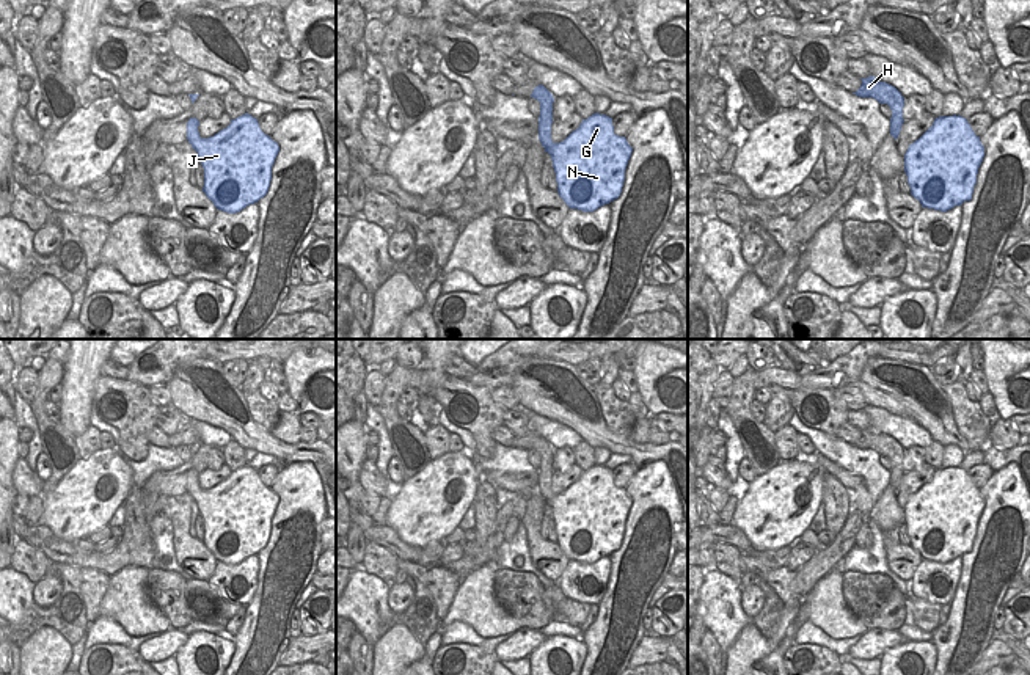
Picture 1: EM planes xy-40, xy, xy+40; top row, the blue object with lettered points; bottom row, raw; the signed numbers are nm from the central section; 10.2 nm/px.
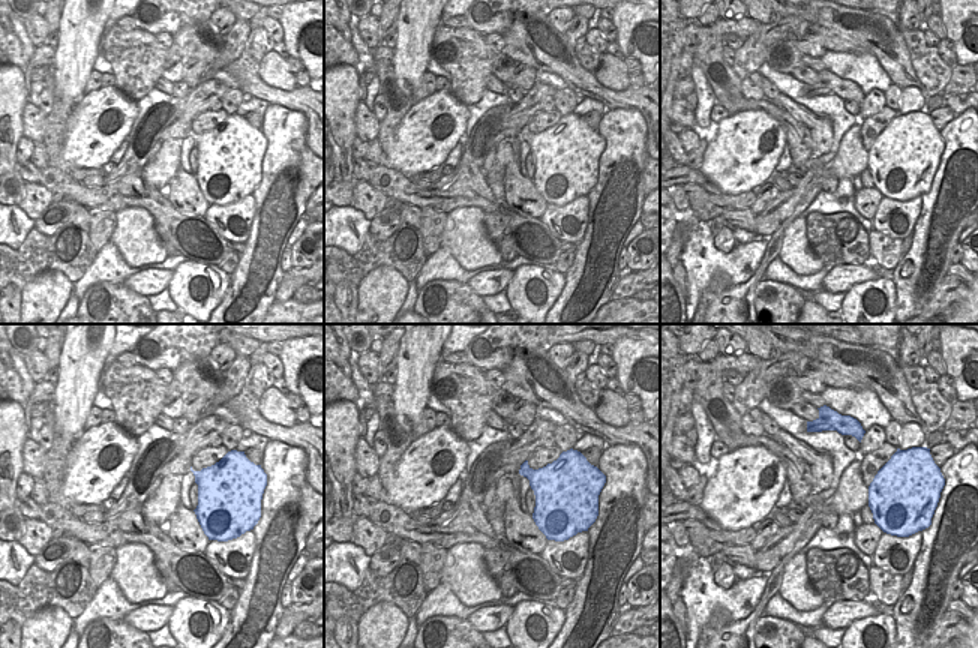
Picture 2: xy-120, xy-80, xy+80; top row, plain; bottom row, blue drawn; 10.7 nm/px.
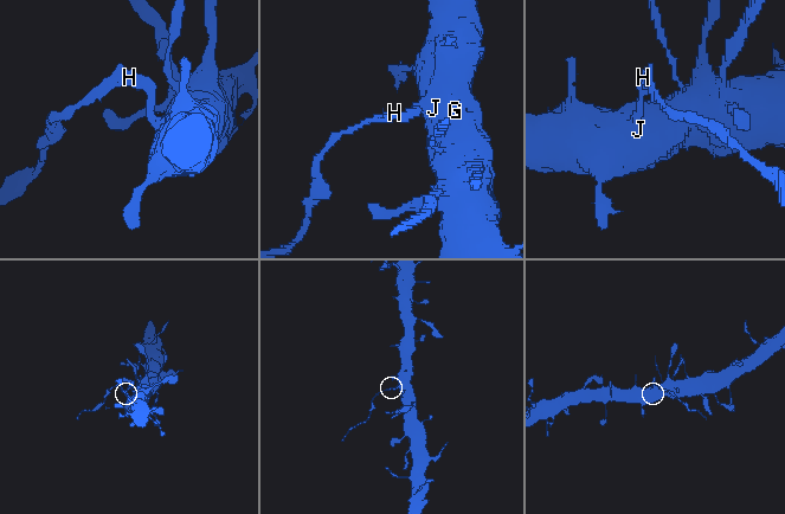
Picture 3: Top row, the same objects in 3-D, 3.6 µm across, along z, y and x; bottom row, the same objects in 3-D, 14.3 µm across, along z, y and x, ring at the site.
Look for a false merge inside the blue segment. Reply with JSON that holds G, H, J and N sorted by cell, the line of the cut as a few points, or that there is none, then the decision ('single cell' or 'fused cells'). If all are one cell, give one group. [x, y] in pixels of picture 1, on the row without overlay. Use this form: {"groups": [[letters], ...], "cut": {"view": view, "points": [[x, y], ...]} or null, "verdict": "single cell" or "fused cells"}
{"groups": [["G", "J", "N"], ["H"]], "cut": {"view": "xy", "points": [[551, 468], [545, 468], [539, 474]]}, "verdict": "fused cells"}

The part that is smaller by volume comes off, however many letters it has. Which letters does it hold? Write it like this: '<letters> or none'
H

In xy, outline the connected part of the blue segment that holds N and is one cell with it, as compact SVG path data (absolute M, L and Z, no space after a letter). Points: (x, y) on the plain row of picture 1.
M594 465L564 493L551 491L553 469L539 474L539 491L551 507L557 545L570 560L594 564L622 545L633 499L614 485L612 469Z

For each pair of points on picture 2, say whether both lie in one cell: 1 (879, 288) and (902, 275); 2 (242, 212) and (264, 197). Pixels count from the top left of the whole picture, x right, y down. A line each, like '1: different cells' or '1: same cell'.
1: different cells
2: different cells

